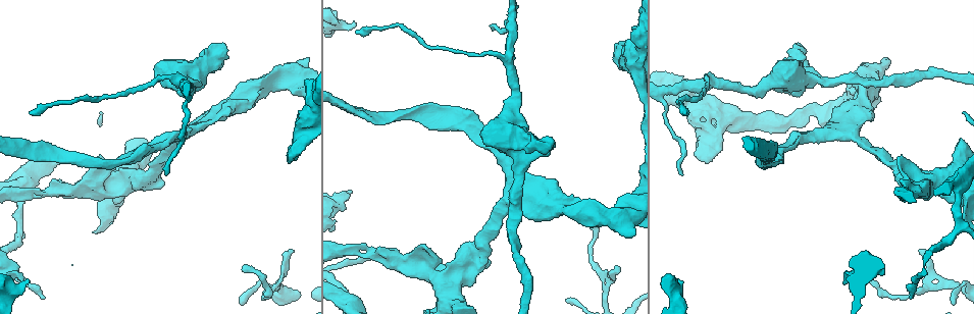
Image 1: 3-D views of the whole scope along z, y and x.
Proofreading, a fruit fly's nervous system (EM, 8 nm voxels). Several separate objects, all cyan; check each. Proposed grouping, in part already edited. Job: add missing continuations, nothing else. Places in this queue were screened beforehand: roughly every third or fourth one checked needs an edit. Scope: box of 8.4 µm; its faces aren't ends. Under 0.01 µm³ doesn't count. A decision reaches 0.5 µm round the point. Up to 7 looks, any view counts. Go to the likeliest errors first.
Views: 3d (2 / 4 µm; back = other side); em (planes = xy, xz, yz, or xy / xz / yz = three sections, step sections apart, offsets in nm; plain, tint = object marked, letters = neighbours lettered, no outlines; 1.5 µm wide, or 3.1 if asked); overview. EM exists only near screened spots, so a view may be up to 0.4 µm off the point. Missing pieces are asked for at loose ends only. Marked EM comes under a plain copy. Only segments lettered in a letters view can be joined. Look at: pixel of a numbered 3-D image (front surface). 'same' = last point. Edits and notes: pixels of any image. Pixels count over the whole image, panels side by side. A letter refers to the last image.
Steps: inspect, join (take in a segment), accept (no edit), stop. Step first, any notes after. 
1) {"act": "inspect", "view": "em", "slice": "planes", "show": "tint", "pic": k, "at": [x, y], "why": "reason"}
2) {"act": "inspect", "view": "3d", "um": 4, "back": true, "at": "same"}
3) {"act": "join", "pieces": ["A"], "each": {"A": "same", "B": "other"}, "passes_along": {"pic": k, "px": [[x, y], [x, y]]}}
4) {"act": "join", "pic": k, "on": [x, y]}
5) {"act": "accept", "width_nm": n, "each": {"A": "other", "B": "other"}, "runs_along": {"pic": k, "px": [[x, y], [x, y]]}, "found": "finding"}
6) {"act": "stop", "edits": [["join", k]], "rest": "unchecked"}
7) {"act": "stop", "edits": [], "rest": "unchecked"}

{"act": "inspect", "view": "3d", "um": 4, "pic": 1, "at": [912, 297], "why": "tapers out"}

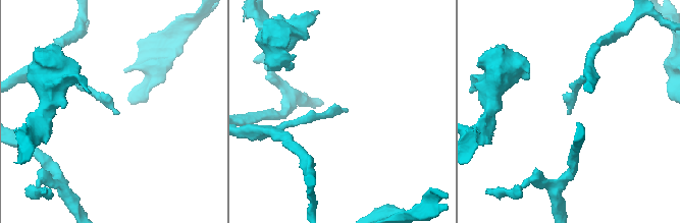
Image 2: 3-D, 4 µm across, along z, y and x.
{"act": "inspect", "view": "em", "slice": "yz", "step": 4, "show": "letters", "pic": 2, "at": [346, 110], "why": "need the tissue"}

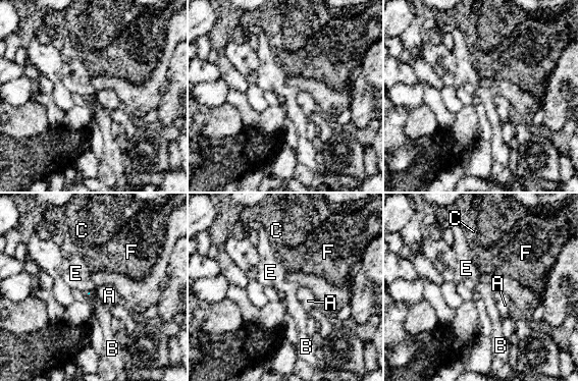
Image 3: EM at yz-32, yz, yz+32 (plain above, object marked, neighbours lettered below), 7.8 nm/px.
{"act": "inspect", "view": "em", "slice": "planes", "show": "letters", "at": "same", "why": "cut it another way"}

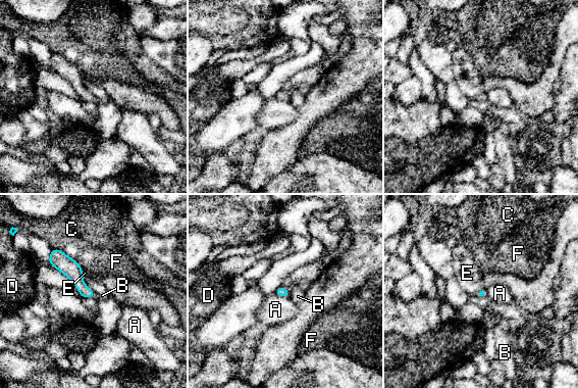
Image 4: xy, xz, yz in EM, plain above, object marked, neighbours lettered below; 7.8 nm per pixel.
{"act": "accept", "each": {"A": "other", "B": "other", "C": "other", "D": "other", "E": "other", "F": "other"}, "runs_along": {"pic": 4, "px": [[54, 251], [92, 294]]}, "found": "no lettered segment goes on from it"}

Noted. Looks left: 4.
{"act": "inspect", "view": "3d", "um": 4, "back": true, "pic": 1, "at": [843, 284], "why": "an open end"}

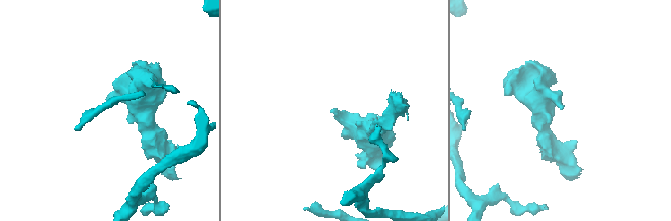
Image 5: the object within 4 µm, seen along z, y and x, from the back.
{"act": "inspect", "view": "em", "slice": "planes", "show": "letters", "pic": 5, "at": [562, 109], "why": "shape alone is not enough"}

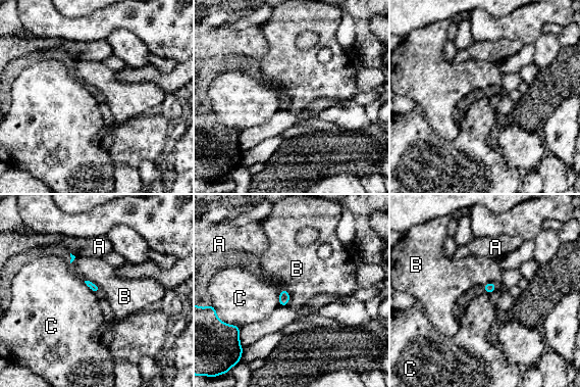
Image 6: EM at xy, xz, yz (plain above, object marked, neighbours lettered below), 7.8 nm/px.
{"act": "accept", "each": {"A": "other", "B": "other", "C": "other"}, "found": "no lettered segment goes on from it"}

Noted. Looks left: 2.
{"act": "inspect", "view": "em", "slice": "xy", "step": 8, "show": "letters", "pic": 1, "at": [26, 282], "why": "an open end"}

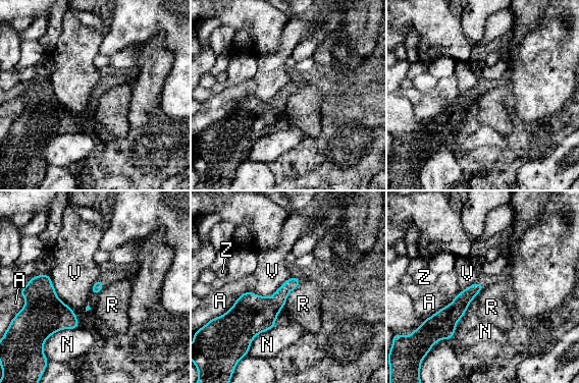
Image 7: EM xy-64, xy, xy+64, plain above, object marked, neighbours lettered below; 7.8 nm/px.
{"act": "inspect", "view": "em", "slice": "xz", "step": 8, "show": "letters", "at": "same", "why": "cut it another way"}

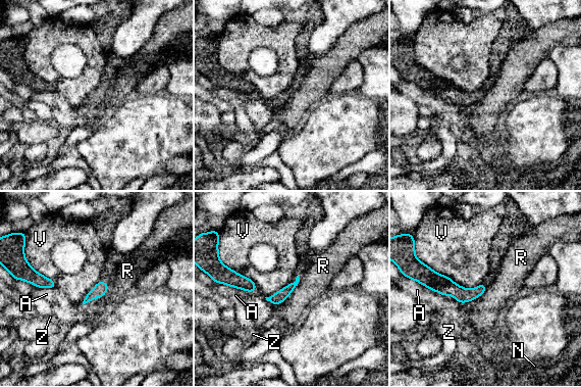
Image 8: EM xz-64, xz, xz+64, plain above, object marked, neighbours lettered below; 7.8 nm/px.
{"act": "accept", "each": {"A": "other", "N": "other", "R": "other", "V": "other", "Z": "other"}, "found": "none of them fits"}

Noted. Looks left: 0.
{"act": "stop", "edits": [], "rest": "unchecked"}

